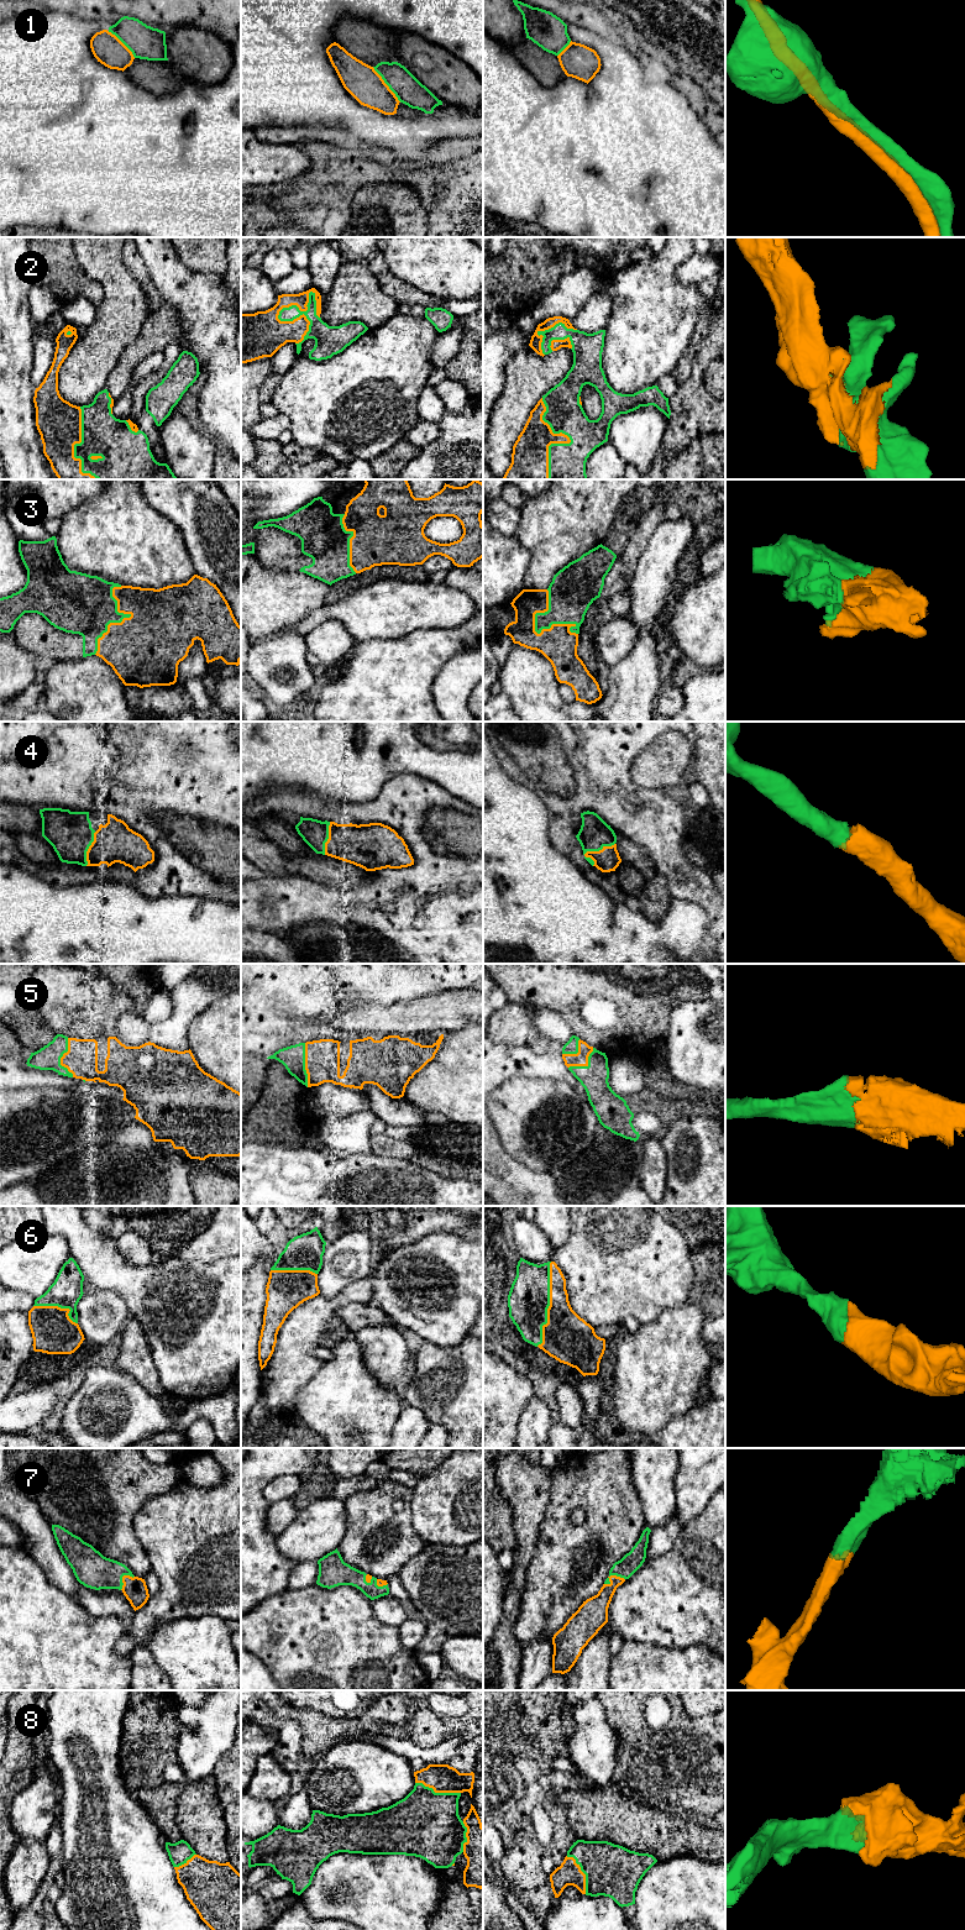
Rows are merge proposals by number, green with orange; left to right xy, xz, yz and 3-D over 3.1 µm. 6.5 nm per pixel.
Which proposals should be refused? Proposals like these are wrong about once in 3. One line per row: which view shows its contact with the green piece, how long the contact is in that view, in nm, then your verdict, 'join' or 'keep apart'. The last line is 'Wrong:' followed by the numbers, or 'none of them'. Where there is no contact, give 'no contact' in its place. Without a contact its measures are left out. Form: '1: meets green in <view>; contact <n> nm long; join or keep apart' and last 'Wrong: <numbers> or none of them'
1: meets green in xz; contact 300 nm long; keep apart
2: meets green in xz; contact 360 nm long; join
3: meets green in yz; contact 360 nm long; join
4: meets green in yz; contact 220 nm long; join
5: meets green in xy; contact 260 nm long; join
6: meets green in yz; contact 550 nm long; join
7: meets green in yz; contact 140 nm long; join
8: meets green in xz; contact 300 nm long; join
Wrong: 1

